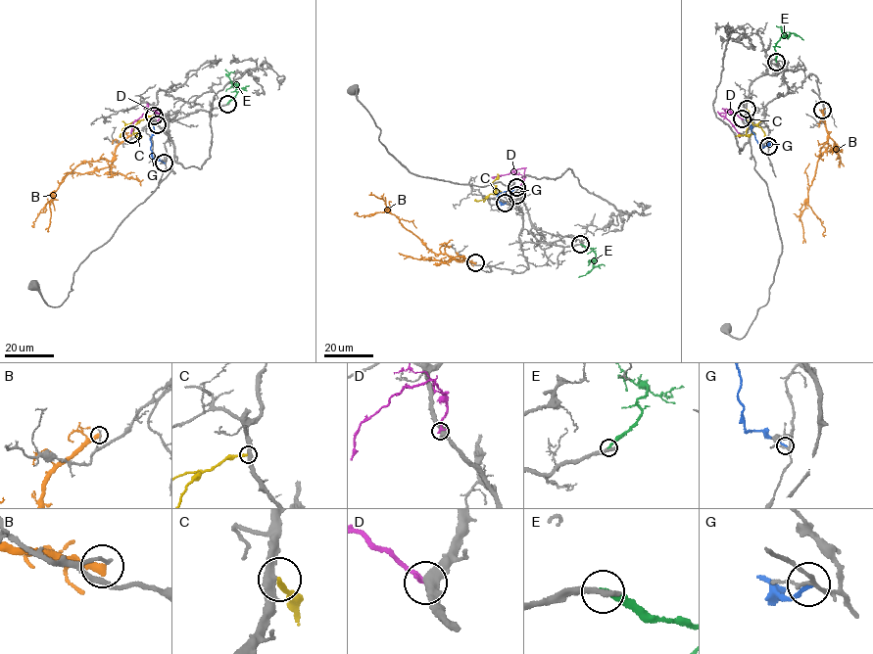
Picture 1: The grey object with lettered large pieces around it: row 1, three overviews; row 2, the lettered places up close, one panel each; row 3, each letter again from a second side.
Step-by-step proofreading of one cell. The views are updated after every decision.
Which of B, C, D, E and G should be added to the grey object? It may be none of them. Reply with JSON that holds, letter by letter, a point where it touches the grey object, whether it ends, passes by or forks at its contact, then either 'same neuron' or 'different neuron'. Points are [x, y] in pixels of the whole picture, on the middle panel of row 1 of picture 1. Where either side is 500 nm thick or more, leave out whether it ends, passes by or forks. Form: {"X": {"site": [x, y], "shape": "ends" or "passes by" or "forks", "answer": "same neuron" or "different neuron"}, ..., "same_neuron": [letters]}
{"B": {"site": [475, 262], "shape": "ends", "answer": "different neuron"}, "C": {"site": [516, 195], "shape": "ends", "answer": "different neuron"}, "D": {"site": [516, 187], "answer": "different neuron"}, "E": {"site": [580, 244], "shape": "ends", "answer": "same neuron"}, "G": {"site": [505, 203], "shape": "ends", "answer": "different neuron"}, "same_neuron": ["E"]}

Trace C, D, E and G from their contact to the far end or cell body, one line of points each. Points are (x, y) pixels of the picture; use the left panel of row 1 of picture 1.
C: (154, 116), (129, 123), (120, 136)
D: (157, 123), (159, 114), (154, 110), (146, 111), (134, 120), (130, 133)
E: (227, 104), (237, 93), (239, 86), (234, 83), (225, 91)
G: (164, 163), (153, 159), (150, 139), (154, 124)

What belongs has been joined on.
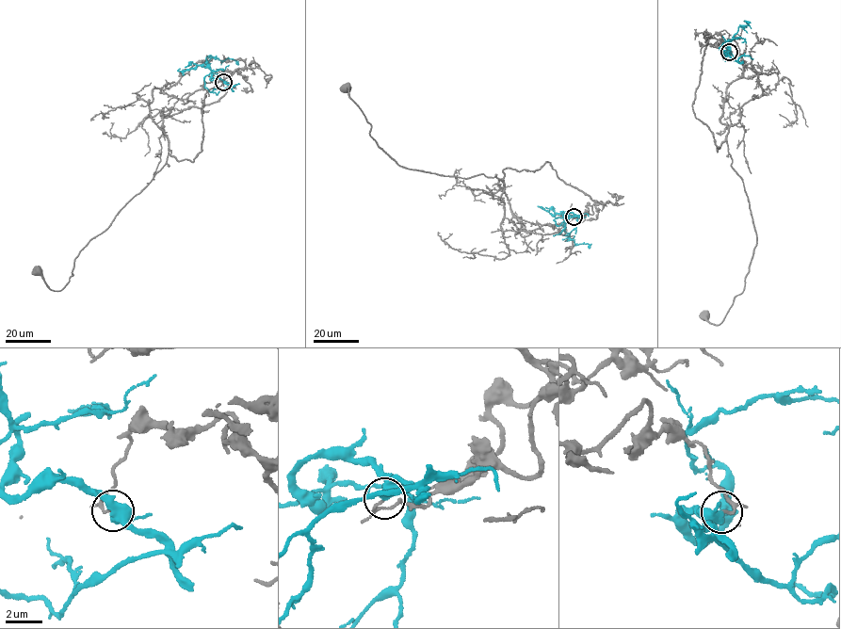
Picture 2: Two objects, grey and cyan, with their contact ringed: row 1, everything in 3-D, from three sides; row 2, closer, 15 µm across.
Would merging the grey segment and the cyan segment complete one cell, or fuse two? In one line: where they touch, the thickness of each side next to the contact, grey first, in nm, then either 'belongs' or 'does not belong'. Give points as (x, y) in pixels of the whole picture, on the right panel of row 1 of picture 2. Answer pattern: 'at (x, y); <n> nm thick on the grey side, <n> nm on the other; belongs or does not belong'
at (729, 52); 120 nm thick on the grey side, 550 nm on the other; does not belong

